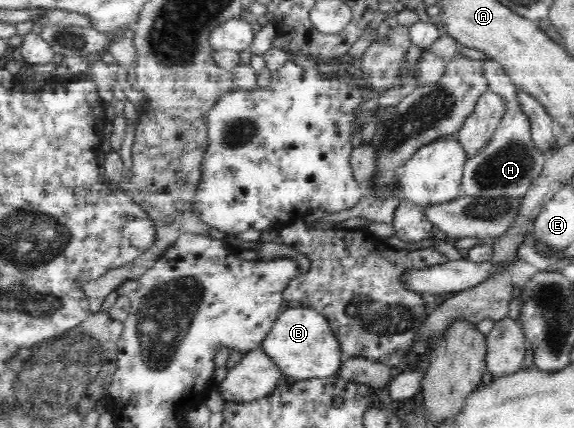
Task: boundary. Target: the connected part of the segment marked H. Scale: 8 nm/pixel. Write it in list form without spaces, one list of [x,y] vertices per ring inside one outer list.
[[[489,57],[486,60],[483,62],[483,69],[489,89],[497,91],[502,98],[506,99],[507,110],[497,130],[491,136],[491,140],[487,142],[487,146],[475,156],[465,160],[461,193],[480,198],[511,196],[522,199],[527,194],[531,182],[540,175],[547,158],[533,142],[529,117],[521,111],[519,99],[515,95],[516,86],[506,74],[505,68],[501,63]]]

